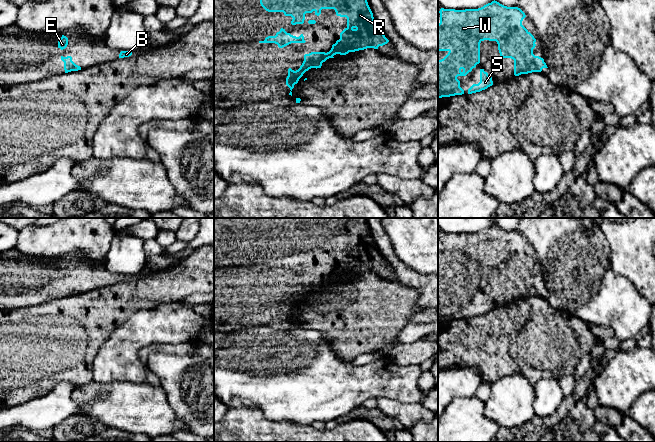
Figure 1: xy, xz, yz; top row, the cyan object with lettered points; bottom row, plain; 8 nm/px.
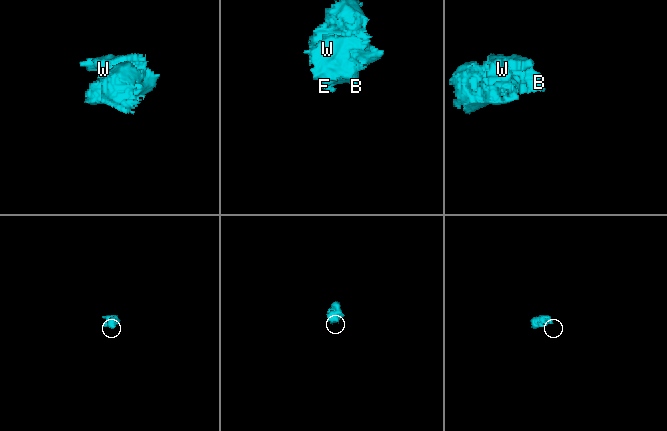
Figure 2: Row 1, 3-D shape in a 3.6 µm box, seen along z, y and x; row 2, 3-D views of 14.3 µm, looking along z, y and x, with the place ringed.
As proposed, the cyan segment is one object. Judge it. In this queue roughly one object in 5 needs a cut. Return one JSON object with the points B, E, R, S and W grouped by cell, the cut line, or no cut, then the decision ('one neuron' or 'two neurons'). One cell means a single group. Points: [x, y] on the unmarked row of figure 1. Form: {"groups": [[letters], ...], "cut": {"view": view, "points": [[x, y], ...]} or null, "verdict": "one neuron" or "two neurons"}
{"groups": [["B", "E", "R", "S", "W"]], "cut": null, "verdict": "one neuron"}

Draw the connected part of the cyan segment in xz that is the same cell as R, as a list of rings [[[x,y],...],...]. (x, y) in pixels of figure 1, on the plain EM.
[[[261,218],[260,228],[268,236],[291,240],[292,249],[303,248],[306,237],[314,235],[319,240],[322,233],[334,233],[337,240],[347,242],[347,251],[329,276],[305,278],[298,294],[288,293],[286,309],[291,315],[306,295],[321,292],[322,287],[334,279],[378,273],[389,266],[374,244],[366,218]]]

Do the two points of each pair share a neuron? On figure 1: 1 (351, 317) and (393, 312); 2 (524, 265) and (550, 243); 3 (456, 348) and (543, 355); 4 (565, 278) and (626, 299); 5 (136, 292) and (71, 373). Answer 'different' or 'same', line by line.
1: same
2: different
3: same
4: same
5: same

